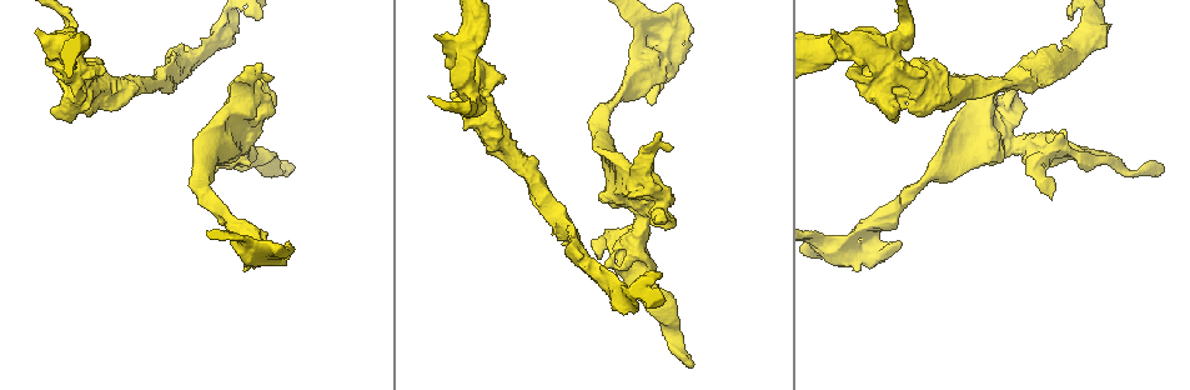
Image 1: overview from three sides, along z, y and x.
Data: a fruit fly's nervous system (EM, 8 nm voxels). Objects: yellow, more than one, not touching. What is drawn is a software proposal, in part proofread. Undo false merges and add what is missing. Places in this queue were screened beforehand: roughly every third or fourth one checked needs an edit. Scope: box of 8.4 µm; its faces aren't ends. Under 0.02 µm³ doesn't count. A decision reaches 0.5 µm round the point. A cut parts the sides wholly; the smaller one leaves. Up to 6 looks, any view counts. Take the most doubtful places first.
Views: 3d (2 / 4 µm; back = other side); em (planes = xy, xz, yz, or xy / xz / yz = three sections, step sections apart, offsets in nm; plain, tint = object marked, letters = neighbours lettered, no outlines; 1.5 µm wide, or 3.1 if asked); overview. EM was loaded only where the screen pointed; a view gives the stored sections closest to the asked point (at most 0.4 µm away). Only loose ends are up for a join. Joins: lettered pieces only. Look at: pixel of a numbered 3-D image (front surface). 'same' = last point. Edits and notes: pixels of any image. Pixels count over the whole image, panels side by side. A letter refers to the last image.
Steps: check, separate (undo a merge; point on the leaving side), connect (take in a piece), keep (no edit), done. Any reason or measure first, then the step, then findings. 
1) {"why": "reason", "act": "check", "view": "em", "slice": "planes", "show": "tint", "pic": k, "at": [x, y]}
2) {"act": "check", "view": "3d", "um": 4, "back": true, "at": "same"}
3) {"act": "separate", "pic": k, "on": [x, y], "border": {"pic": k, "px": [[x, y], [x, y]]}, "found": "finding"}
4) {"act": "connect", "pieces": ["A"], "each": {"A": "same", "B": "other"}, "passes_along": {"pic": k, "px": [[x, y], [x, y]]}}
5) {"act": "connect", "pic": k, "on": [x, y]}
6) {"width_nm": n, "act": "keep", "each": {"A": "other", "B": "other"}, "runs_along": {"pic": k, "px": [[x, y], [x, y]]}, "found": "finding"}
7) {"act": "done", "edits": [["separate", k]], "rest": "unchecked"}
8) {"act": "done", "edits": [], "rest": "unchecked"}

{"why": "branch stops here", "act": "check", "view": "3d", "um": 4, "pic": 1, "at": [692, 364]}

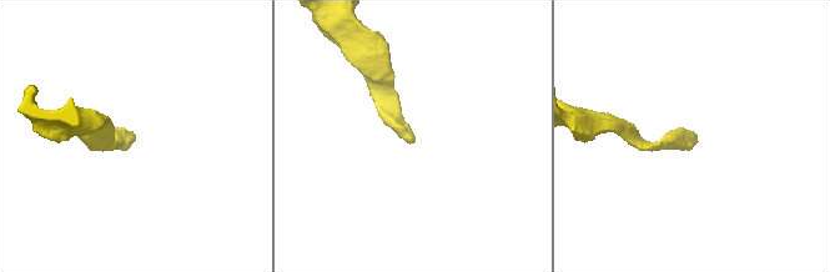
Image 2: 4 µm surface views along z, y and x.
{"why": "shape alone is not enough", "act": "check", "view": "em", "slice": "xz", "step": 4, "show": "letters", "pic": 2, "at": [135, 136]}

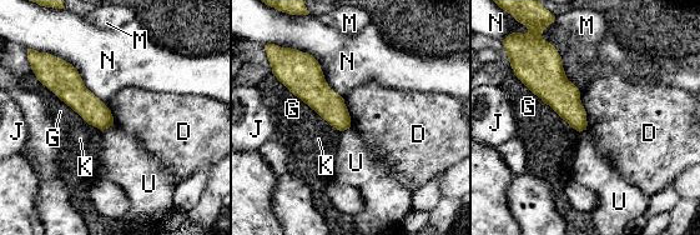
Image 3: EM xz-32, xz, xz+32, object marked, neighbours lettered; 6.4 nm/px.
{"why": "cut it another way", "act": "check", "view": "em", "slice": "planes", "show": "letters", "at": "same"}

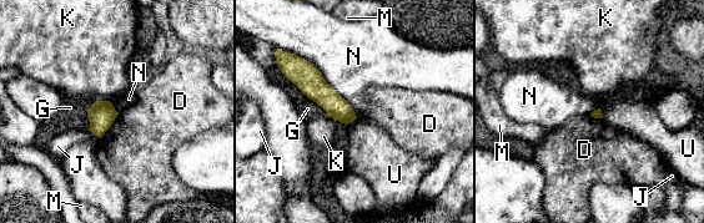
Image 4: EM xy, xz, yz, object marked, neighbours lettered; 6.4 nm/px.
{"act": "keep", "each": {"D": "other", "G": "other", "J": "other", "K": "other", "M": "other", "N": "other", "U": "other"}, "runs_along": {"pic": 4, "px": [[291, 74], [303, 75], [352, 116]]}, "found": "none of them fits"}

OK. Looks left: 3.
{"why": "an open end", "act": "check", "view": "em", "slice": "yz", "step": 8, "show": "letters", "pic": 1, "at": [259, 66]}

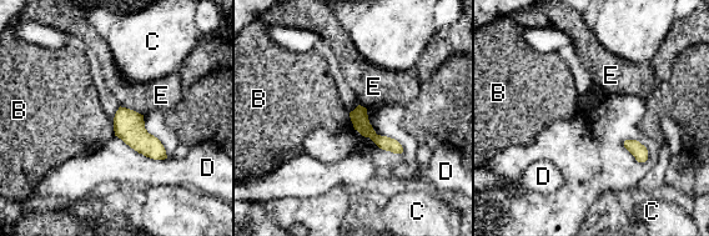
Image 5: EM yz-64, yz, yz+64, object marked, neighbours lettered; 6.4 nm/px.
{"act": "check", "view": "em", "slice": "planes", "show": "letters", "at": "same"}

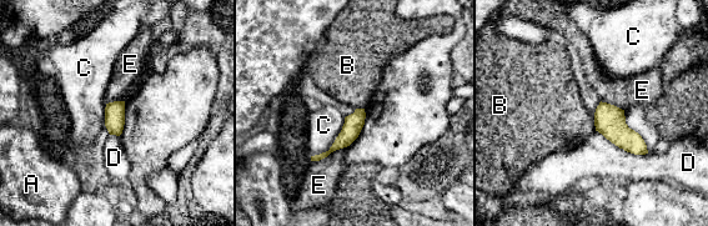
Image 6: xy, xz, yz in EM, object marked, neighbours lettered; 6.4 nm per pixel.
{"width_nm": 120, "act": "keep", "each": {"A": "other", "B": "other", "C": "other", "D": "other", "E": "other"}, "border": {"pic": 6, "px": [[347, 145], [312, 161]]}, "found": "none of them fits"}

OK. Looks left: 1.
{"act": "done", "edits": [], "rest": "unchecked"}

